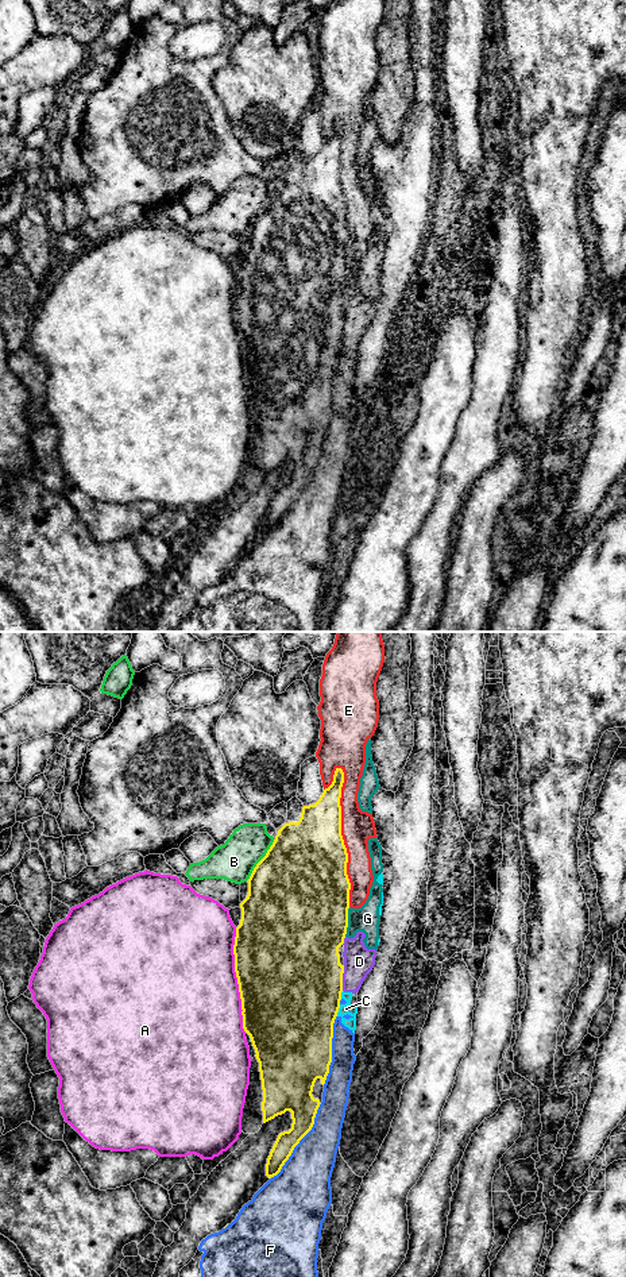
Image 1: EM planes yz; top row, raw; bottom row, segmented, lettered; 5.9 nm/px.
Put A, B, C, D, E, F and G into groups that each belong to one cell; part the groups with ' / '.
A / B / C D F G / E

